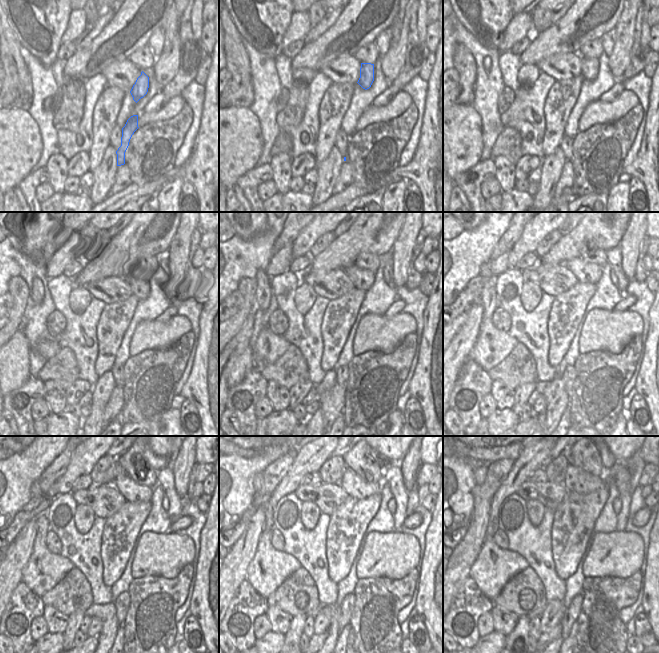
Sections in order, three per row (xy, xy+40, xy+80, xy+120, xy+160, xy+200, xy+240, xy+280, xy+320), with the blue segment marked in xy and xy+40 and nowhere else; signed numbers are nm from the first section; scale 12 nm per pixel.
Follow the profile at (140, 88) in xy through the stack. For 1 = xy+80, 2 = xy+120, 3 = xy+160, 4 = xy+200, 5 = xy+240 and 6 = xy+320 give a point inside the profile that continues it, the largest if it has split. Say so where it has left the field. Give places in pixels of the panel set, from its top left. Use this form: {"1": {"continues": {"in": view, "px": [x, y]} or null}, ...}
{"1": {"continues": {"in": "xy+80", "px": [589, 66]}}, "2": {"continues": {"in": "xy+120", "px": [140, 285]}}, "3": {"continues": {"in": "xy+160", "px": [363, 279]}}, "4": {"continues": {"in": "xy+200", "px": [585, 272]}}, "5": {"continues": {"in": "xy+240", "px": [133, 492]}}, "6": {"continues": {"in": "xy+320", "px": [576, 479]}}}

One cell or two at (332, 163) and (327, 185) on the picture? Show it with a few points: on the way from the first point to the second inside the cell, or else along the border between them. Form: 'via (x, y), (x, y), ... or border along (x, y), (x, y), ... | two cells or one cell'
via (330, 168), (327, 172), (327, 180) | one cell

